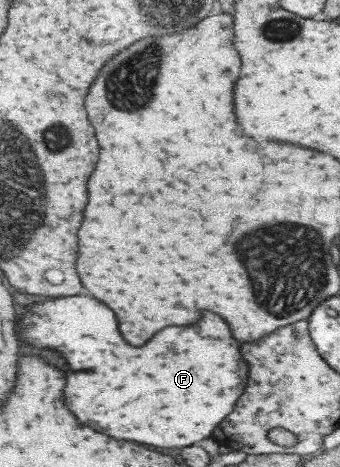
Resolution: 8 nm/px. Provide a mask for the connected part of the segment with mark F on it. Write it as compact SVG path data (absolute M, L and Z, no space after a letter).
M72 296L72 298L54 298L42 304L32 306L18 324L18 338L24 340L28 348L42 350L50 348L60 352L72 370L94 370L102 366L112 366L128 374L128 400L120 404L96 406L92 408L92 428L100 430L118 440L132 440L142 444L152 444L160 448L180 448L192 446L204 438L210 438L214 428L232 414L238 398L248 386L248 364L242 358L240 344L232 336L230 326L218 314L206 314L204 322L196 326L184 326L184 330L160 332L152 342L144 346L128 344L120 330L114 310L102 304L92 296Z

